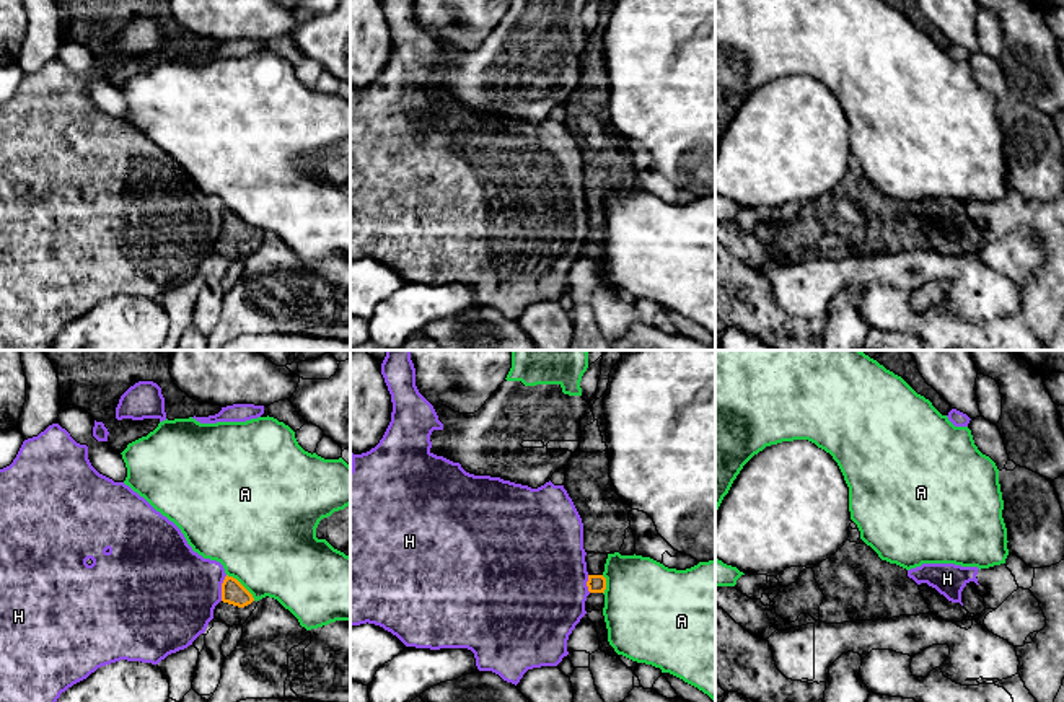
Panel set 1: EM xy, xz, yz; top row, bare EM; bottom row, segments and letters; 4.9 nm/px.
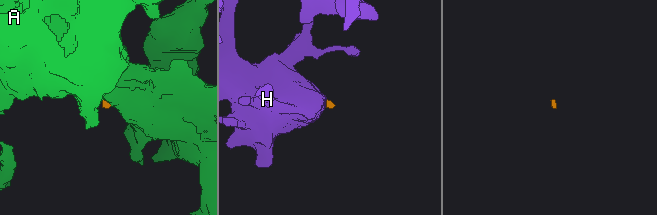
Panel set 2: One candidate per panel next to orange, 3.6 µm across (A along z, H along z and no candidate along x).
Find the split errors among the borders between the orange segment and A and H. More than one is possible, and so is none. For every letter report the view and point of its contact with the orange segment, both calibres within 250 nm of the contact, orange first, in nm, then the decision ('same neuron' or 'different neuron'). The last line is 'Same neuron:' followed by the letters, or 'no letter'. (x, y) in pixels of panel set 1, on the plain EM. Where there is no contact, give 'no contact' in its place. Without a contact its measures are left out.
A: contact xy (241, 220); calibres 110 and 480 nm; different neuron
H: contact xy (222, 223); calibres 110 and 460 nm; different neuron
Same neuron: no letter

